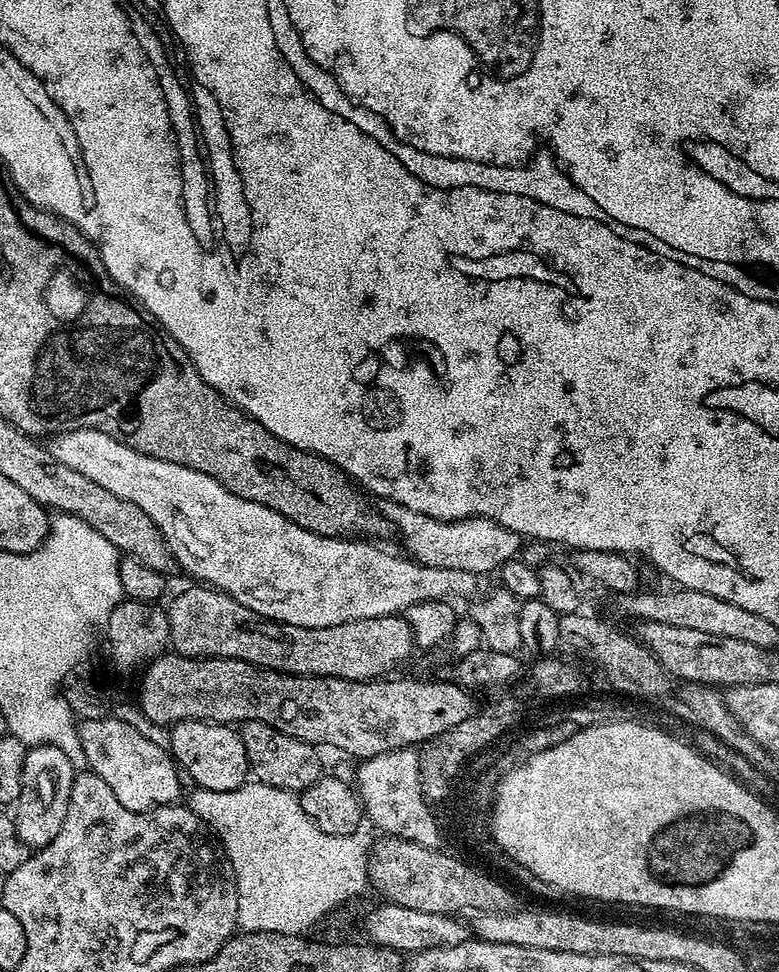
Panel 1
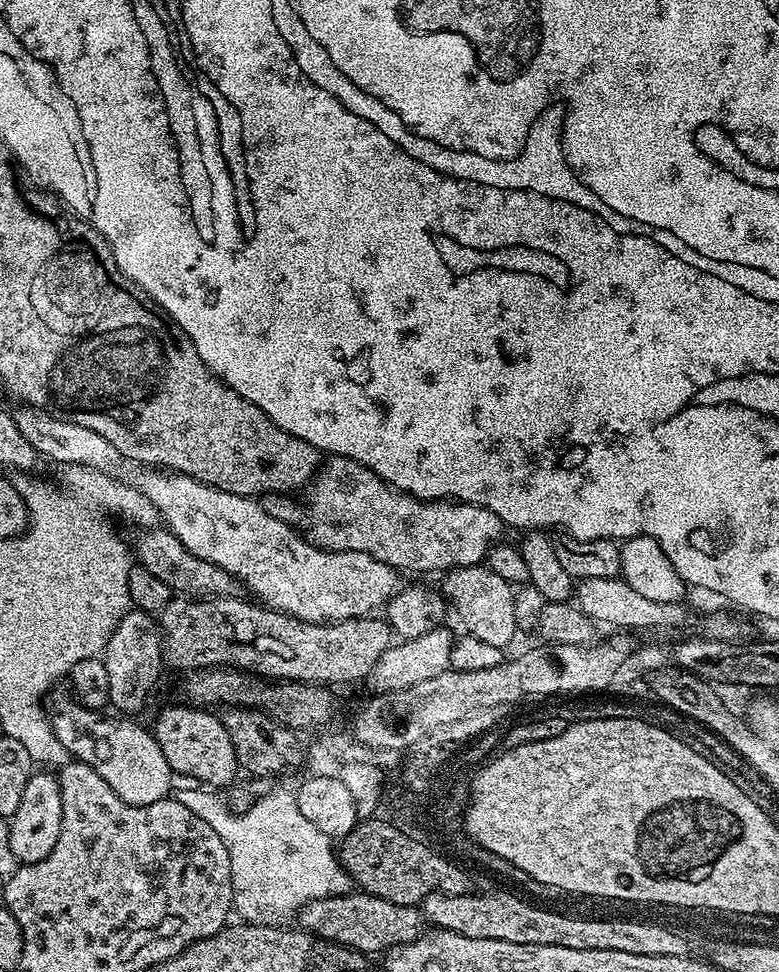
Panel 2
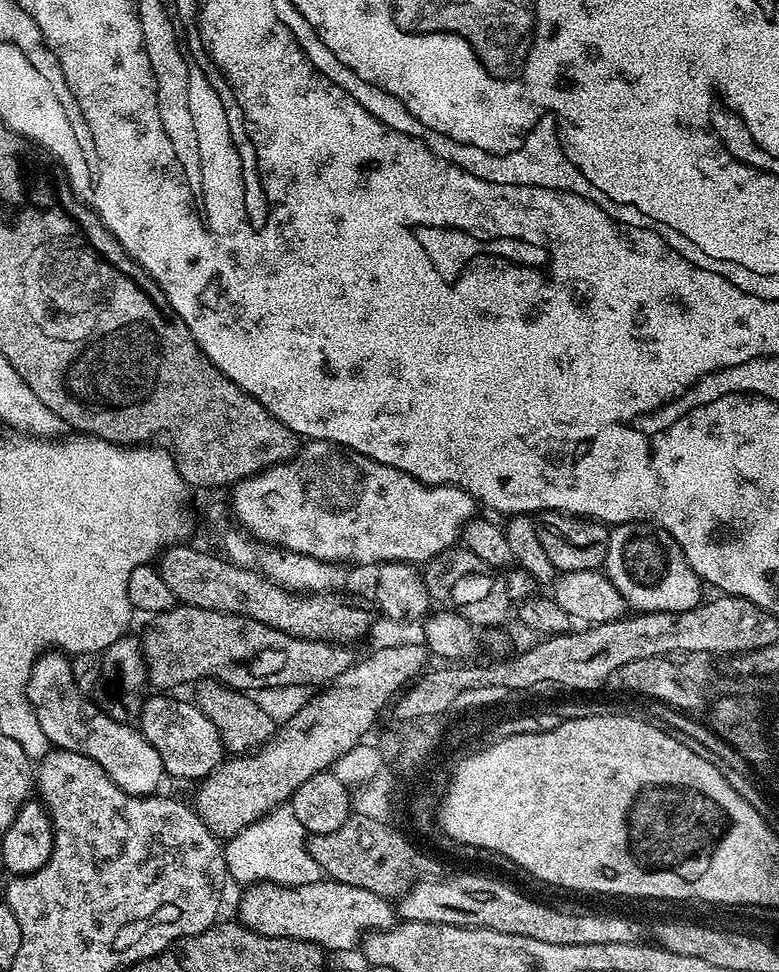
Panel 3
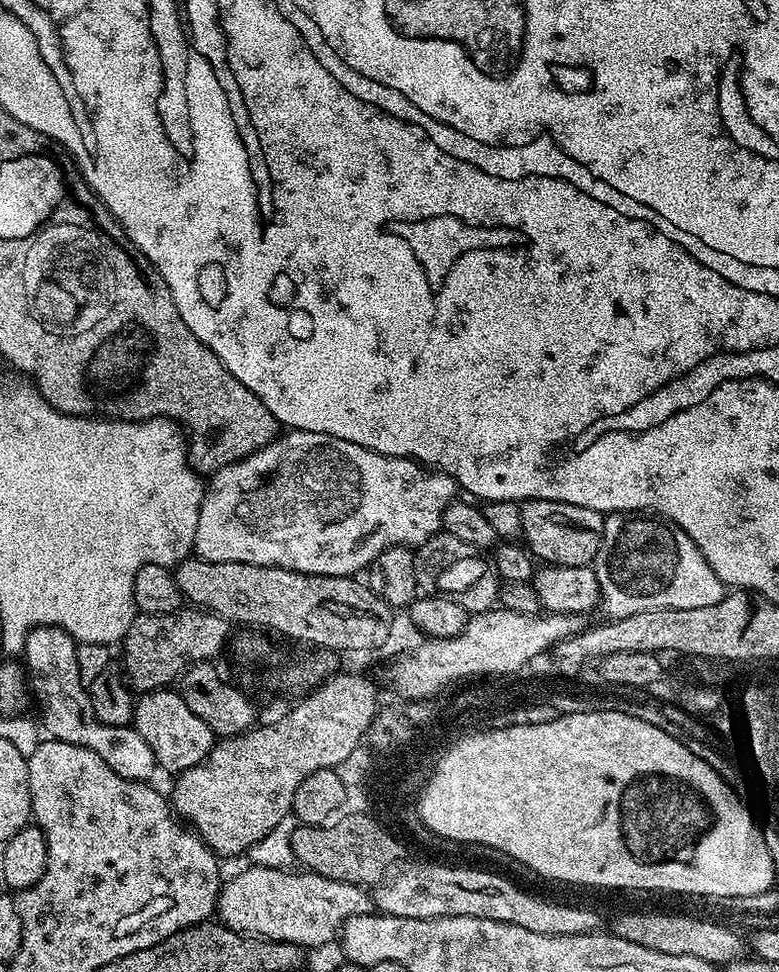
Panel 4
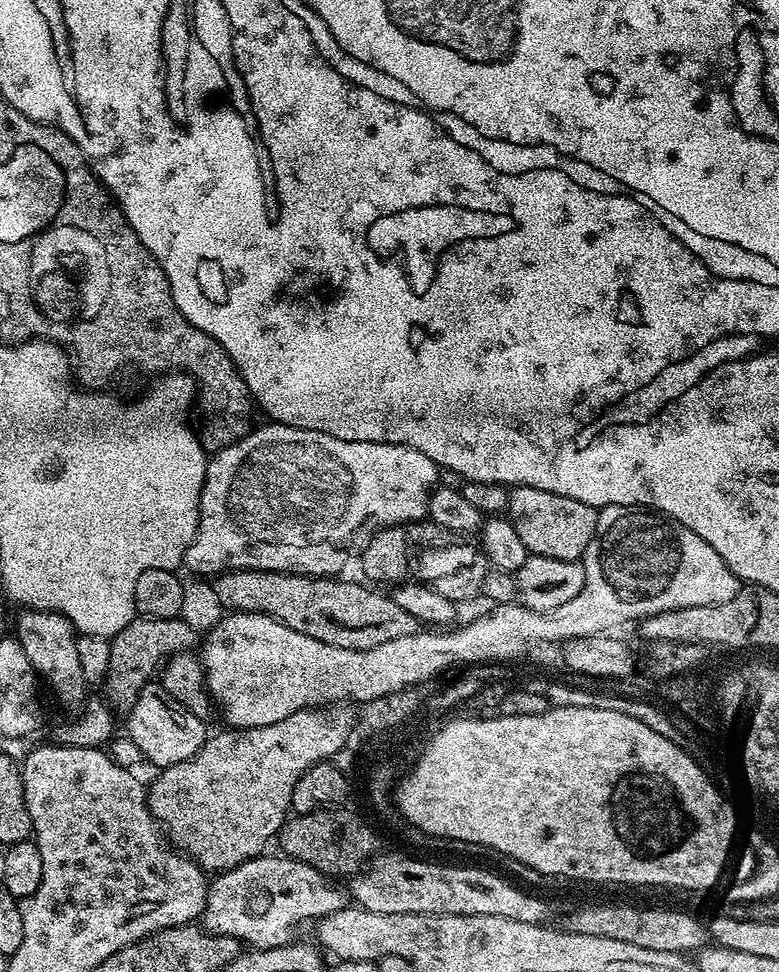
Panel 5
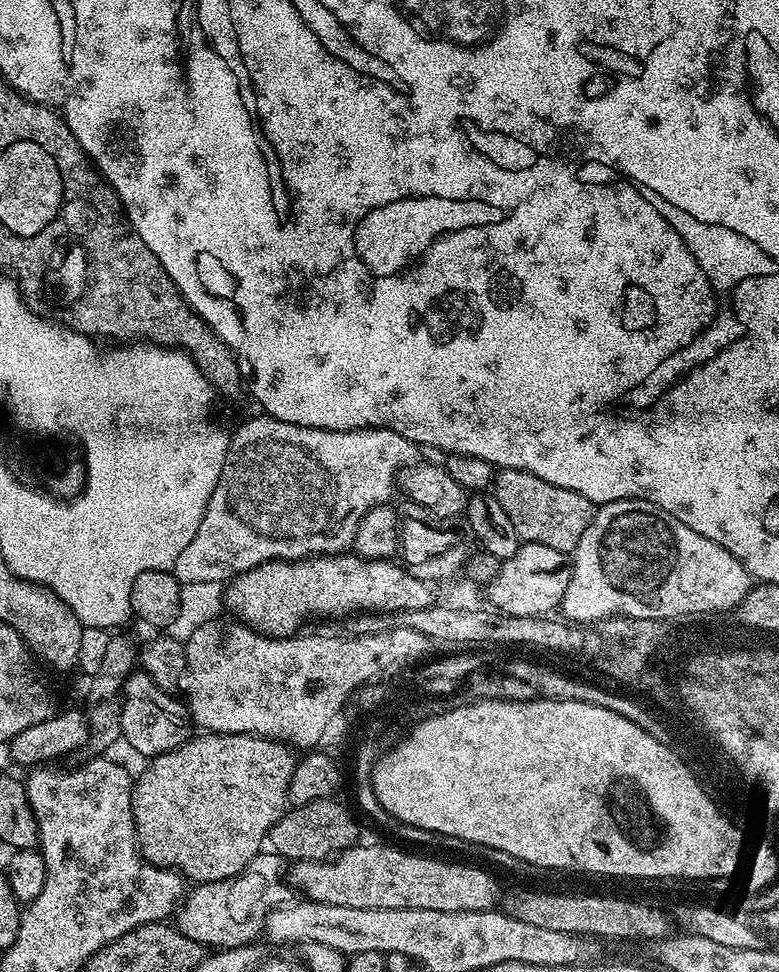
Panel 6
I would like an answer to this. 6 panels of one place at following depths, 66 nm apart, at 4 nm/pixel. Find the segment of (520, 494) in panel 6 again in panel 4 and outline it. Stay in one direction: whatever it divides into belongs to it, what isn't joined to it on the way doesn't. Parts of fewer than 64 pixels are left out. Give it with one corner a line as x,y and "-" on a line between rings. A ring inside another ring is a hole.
526,500
520,504
521,535
537,561
548,566
589,566
595,561
604,536
605,513
557,500

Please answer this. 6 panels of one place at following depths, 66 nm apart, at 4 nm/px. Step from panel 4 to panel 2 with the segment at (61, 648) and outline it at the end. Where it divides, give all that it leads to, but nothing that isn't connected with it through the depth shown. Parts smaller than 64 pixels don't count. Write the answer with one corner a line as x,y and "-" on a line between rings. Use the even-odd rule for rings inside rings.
59,690
51,693
50,719
53,734
62,742
62,746
66,746
69,757
89,764
95,772
102,774
106,786
110,786
110,790
114,790
122,802
146,806
165,799
173,791
172,768
162,754
162,746
158,746
155,736
147,727
135,724
132,718
121,718
116,714
103,716
103,711
92,711
76,698
68,696
63,696

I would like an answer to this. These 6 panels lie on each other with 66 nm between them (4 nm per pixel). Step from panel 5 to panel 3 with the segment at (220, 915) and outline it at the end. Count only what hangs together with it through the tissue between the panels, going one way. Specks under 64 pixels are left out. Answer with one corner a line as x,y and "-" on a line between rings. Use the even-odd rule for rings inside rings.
327,878
292,887
254,883
247,885
243,892
239,923
258,934
309,940
329,953
348,952
355,944
357,947
367,933
384,932
398,920
398,912
391,899
362,890
362,886
346,886

